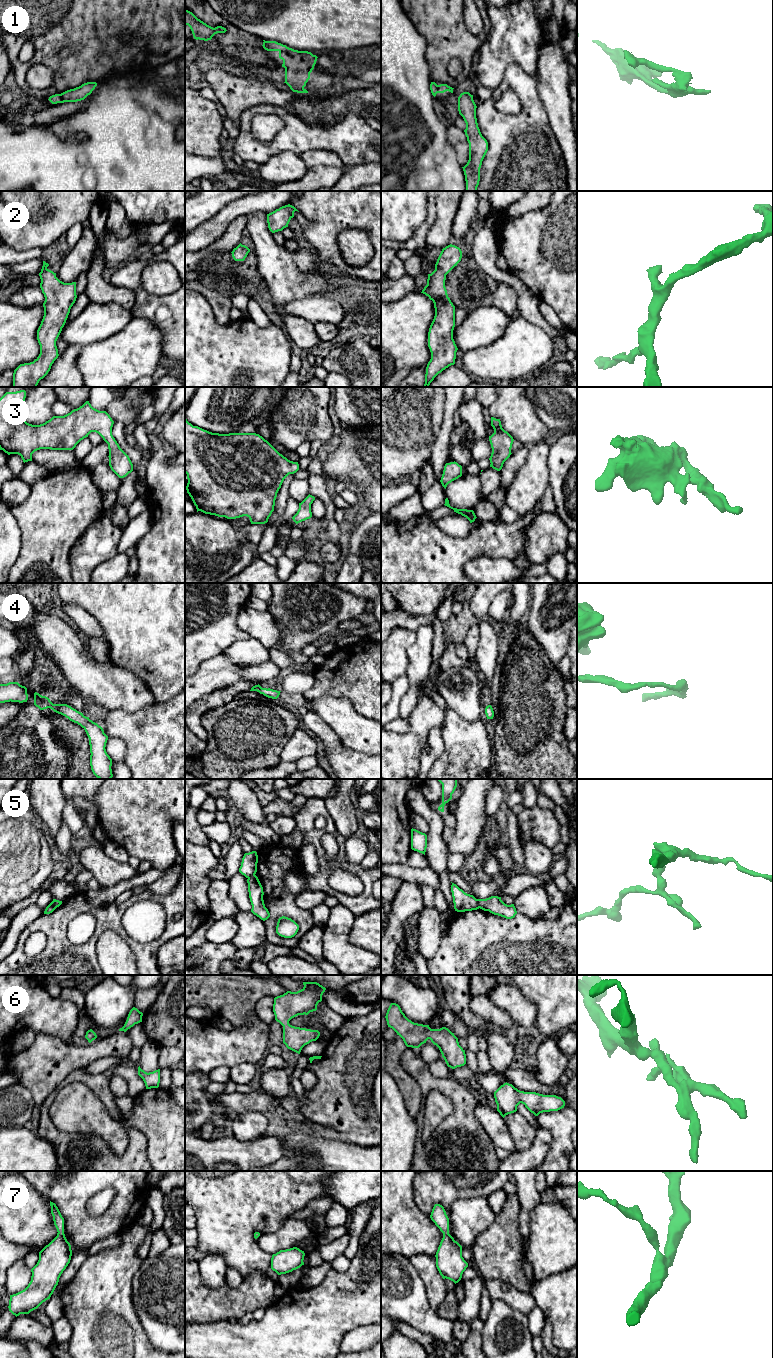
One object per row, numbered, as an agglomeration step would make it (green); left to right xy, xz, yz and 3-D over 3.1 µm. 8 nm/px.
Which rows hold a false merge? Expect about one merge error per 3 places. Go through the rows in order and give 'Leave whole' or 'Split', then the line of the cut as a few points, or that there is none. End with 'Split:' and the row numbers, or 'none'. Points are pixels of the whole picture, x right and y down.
1: Leave whole. No split
2: Leave whole. No split
3: Leave whole. No split
4: Leave whole. No split
5: Split. Split along yz (477, 899), (479, 907)
6: Leave whole. No split
7: Leave whole. No split
Split: 5

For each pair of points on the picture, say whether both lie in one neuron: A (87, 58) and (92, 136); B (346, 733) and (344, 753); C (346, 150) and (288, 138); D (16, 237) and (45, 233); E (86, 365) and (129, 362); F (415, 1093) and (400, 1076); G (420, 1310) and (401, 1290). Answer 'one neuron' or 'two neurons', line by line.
A: two neurons
B: two neurons
C: one neuron
D: one neuron
E: one neuron
F: one neuron
G: one neuron

